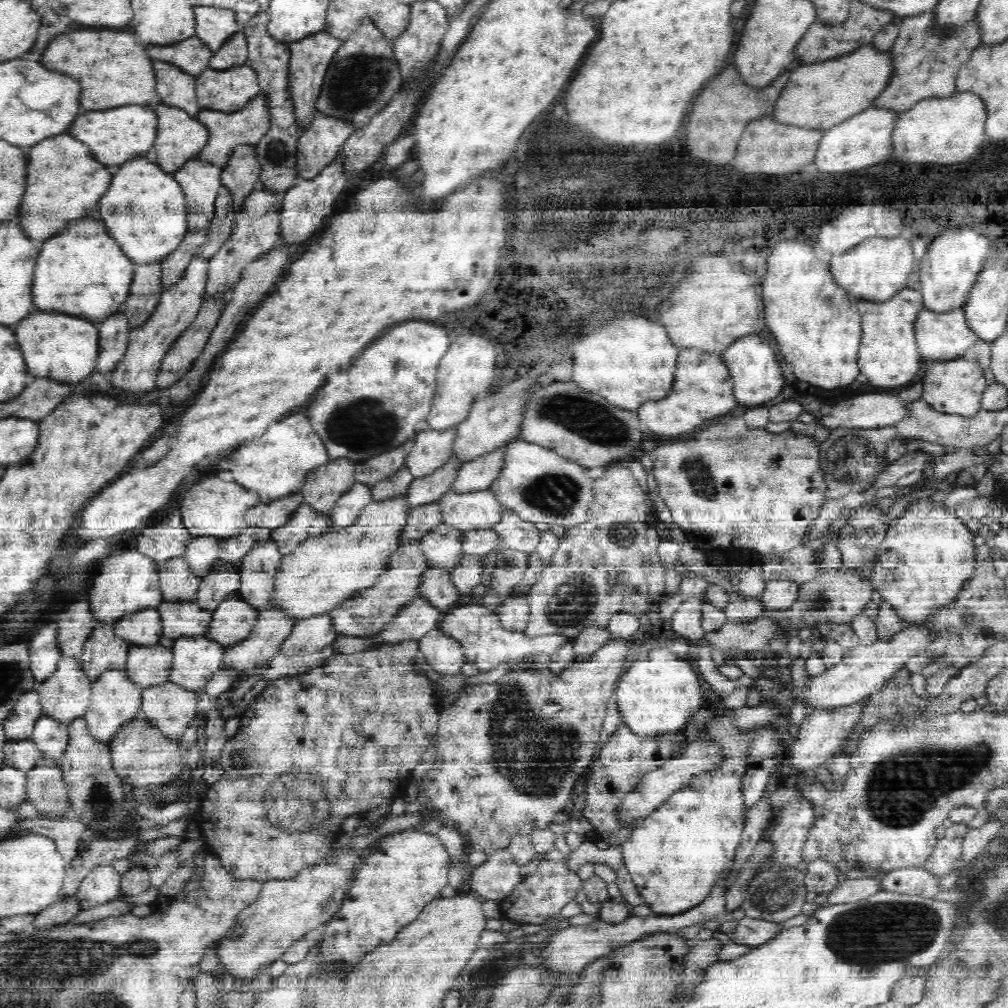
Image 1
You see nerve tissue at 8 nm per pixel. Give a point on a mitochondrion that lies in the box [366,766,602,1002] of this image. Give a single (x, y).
(486, 971)

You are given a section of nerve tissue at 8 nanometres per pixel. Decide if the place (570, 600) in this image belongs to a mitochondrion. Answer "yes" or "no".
yes

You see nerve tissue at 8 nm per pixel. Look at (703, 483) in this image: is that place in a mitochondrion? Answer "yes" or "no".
yes

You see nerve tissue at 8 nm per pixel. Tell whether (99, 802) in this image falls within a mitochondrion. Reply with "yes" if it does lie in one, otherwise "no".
yes

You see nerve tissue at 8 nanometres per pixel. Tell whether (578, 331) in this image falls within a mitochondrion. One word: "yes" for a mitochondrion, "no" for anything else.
no

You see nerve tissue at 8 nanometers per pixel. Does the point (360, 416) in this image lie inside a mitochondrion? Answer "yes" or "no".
yes

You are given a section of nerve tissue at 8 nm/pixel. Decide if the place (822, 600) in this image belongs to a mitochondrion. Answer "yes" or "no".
yes

